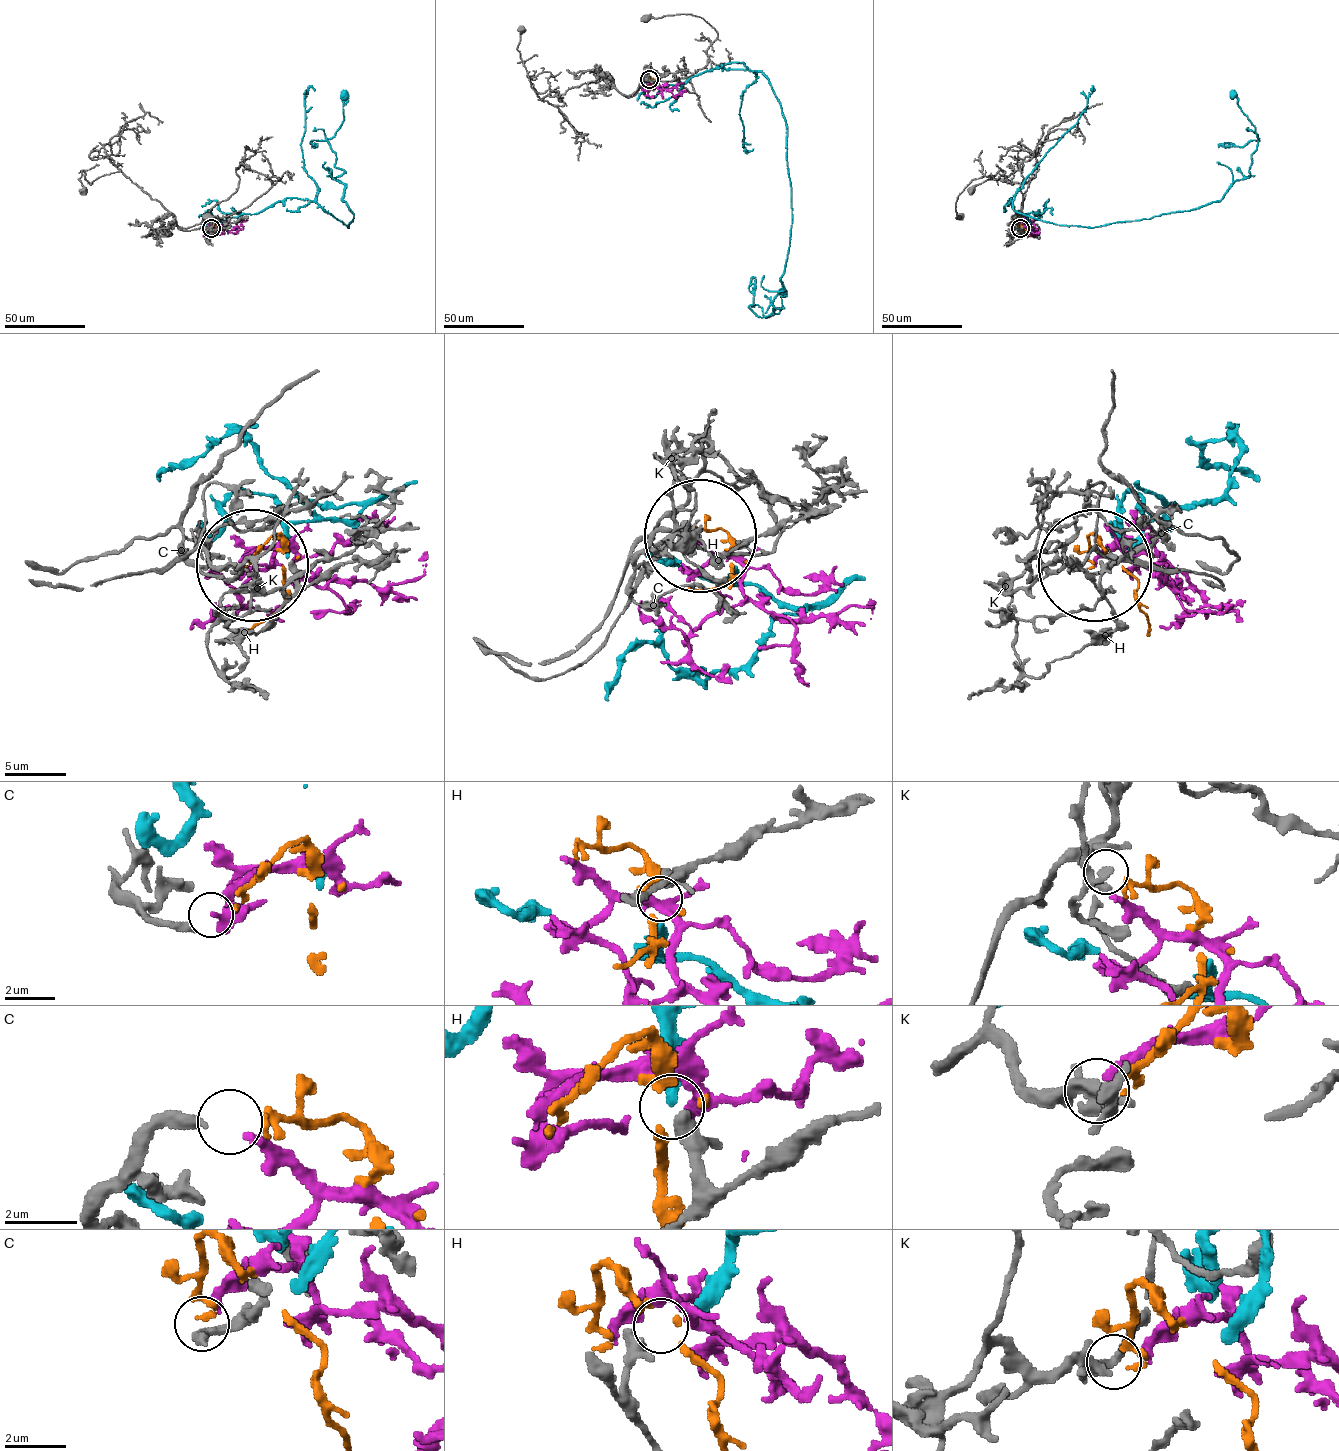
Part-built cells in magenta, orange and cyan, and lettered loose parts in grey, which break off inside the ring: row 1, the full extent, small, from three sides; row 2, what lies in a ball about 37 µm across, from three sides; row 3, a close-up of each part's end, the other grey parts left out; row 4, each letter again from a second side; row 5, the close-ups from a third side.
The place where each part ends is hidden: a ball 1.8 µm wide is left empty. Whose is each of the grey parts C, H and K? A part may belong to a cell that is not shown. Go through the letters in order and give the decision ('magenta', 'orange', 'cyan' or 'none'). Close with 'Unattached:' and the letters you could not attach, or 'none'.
C: magenta
H: cyan
K: orange
Unattached: none

